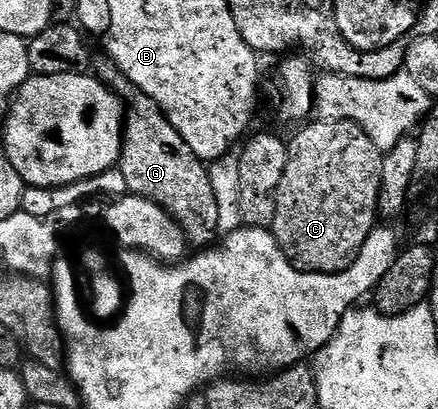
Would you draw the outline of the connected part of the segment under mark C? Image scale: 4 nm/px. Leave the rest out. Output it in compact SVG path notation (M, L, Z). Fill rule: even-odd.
M326 118L316 121L310 121L308 124L302 125L298 129L302 130L293 139L288 139L287 149L289 159L287 160L287 168L283 168L283 180L279 180L271 233L275 236L279 248L285 253L289 263L296 270L304 270L306 274L342 274L357 259L359 252L363 248L363 244L369 238L369 233L378 225L377 193L379 192L379 168L381 167L383 154L382 151L376 150L373 143L361 131L361 127L355 125L354 122L347 122L343 118Z

